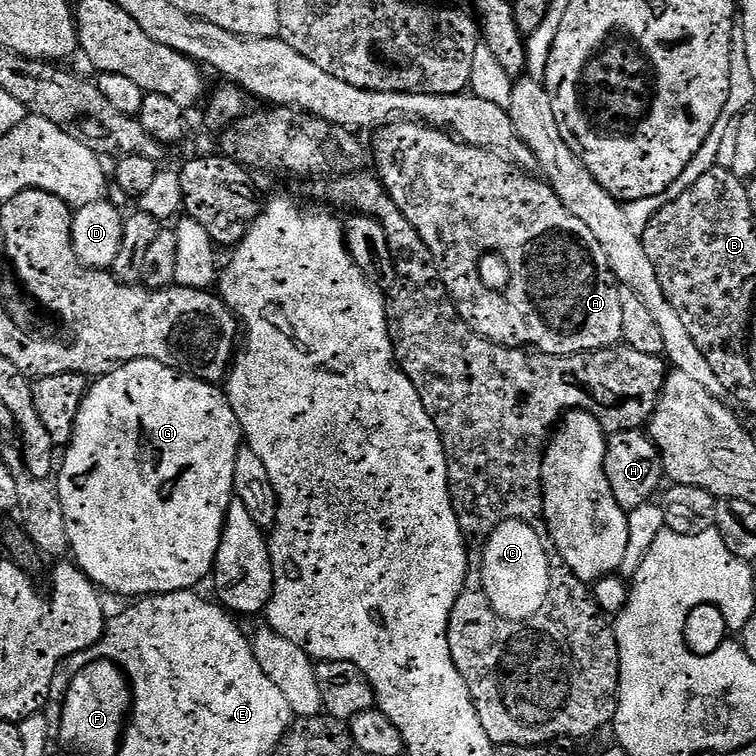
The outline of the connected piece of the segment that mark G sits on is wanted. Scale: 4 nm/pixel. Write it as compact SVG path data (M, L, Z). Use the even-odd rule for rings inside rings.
M135 360L113 368L105 376L93 379L78 410L72 443L67 445L65 452L68 453L65 456L63 453L62 463L54 480L62 510L68 519L68 533L72 543L70 552L71 555L76 555L75 563L105 593L117 592L120 596L132 596L128 598L160 596L163 592L186 592L200 586L196 584L202 583L207 576L209 579L216 566L226 514L234 499L234 464L238 462L241 447L240 423L227 395L217 385L207 384L197 376L171 368L157 360Z

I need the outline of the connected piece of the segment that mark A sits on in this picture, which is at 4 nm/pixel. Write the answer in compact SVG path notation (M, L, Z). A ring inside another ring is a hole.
M403 118L391 123L385 124L383 127L375 129L374 135L376 136L372 140L370 140L370 152L376 155L376 168L375 171L378 173L381 180L384 182L384 189L387 190L389 198L395 202L398 206L398 210L402 210L402 214L408 221L410 222L410 226L414 226L418 230L418 234L422 238L424 242L426 242L426 246L432 252L433 256L436 257L439 266L440 266L440 277L444 280L444 285L446 286L446 290L452 296L452 301L456 304L456 309L458 310L458 314L462 317L463 320L471 326L475 332L480 336L486 337L487 340L493 340L496 344L501 344L502 346L506 346L507 348L527 348L527 349L535 349L538 352L545 352L546 354L554 354L555 356L569 356L570 354L578 354L579 352L593 352L594 350L602 350L603 348L614 348L617 347L623 341L624 338L624 330L622 328L622 298L620 297L620 293L622 291L621 285L618 283L616 276L610 270L610 261L608 261L608 255L606 254L606 250L602 250L602 242L598 242L598 238L594 238L594 233L590 231L590 226L586 226L586 222L581 222L580 219L574 218L574 214L570 214L570 210L566 210L566 206L563 202L558 198L558 194L555 190L552 189L550 183L545 182L543 179L535 180L532 176L527 176L526 173L523 172L520 168L515 168L514 165L511 164L510 161L507 160L507 155L501 154L496 150L489 150L486 148L476 148L472 144L466 144L461 142L457 137L453 136L451 132L443 129L443 128L433 128L427 124L423 124L421 122L417 122L414 120L405 120ZM487 252L497 252L498 255L501 256L502 259L508 263L508 289L505 292L495 292L492 288L487 288L484 285L484 280L480 277L480 259L483 258Z

